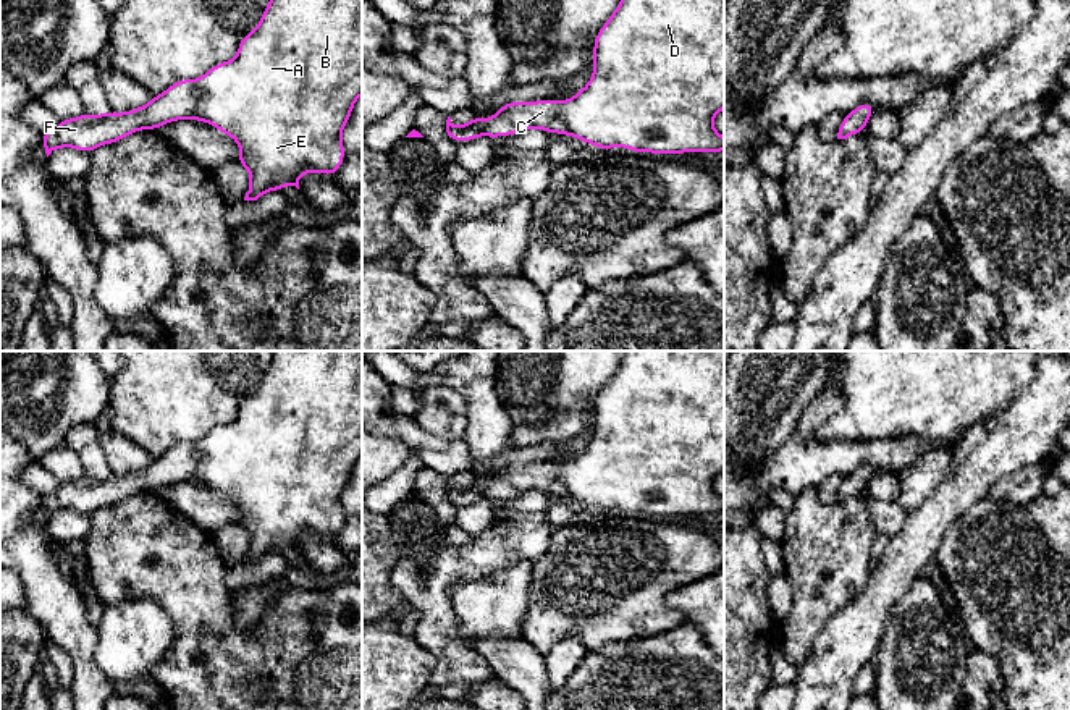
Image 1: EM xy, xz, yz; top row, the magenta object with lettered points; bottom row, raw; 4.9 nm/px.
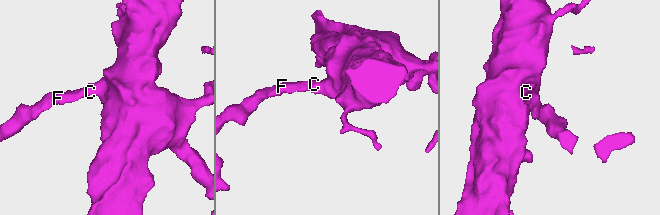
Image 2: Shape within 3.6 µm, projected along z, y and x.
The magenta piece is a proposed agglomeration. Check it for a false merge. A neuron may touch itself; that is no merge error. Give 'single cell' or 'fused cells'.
single cell

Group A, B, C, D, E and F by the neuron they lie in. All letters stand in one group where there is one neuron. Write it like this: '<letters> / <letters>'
A B C D E F

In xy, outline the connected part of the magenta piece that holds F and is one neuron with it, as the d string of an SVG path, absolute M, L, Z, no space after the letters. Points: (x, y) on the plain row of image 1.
M272 351L272 361L257 390L247 395L233 422L213 427L197 442L173 445L165 454L154 458L144 469L126 475L82 475L60 482L53 493L42 495L47 519L60 509L73 509L91 516L95 509L118 505L141 492L158 492L178 482L209 485L239 508L241 526L251 537L244 563L257 563L268 553L296 548L304 535L333 539L344 524L341 495L351 480L352 469L362 456L362 351Z

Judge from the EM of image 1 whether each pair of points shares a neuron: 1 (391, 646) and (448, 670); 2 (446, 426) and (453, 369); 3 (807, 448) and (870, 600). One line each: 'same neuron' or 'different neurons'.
1: different neurons
2: different neurons
3: different neurons

